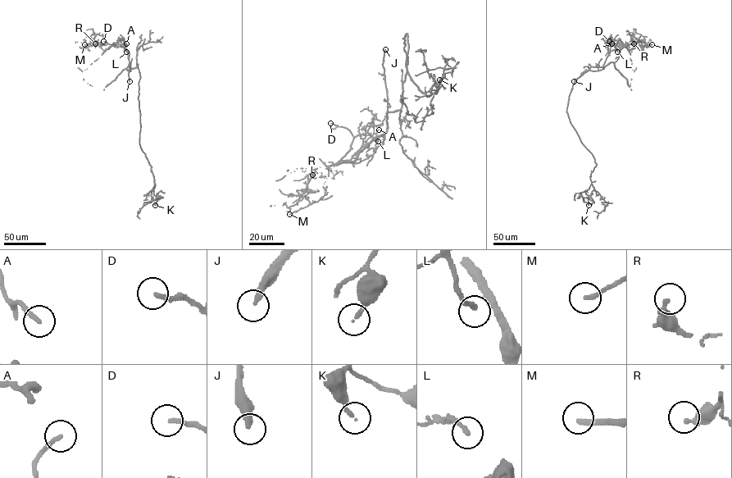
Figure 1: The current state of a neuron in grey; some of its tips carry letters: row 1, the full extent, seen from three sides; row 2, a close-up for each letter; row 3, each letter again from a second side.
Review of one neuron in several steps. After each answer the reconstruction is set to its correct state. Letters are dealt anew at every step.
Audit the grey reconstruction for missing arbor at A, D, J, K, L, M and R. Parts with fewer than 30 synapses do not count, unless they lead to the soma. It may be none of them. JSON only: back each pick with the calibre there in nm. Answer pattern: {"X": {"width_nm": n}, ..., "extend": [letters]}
{"A": {"width_nm": 180}, "J": {"width_nm": 300}, "M": {"width_nm": 220}, "extend": ["A", "J", "M"]}

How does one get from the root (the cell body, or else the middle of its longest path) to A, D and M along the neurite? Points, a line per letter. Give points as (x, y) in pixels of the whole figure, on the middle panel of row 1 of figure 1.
A: (404, 47), (407, 64), (402, 83), (402, 106), (387, 113), (384, 139), (376, 147), (379, 129)
D: (404, 47), (402, 106), (387, 113), (384, 139), (373, 154), (343, 160), (353, 135), (330, 123)
M: (404, 47), (407, 64), (402, 106), (387, 113), (382, 144), (357, 163), (339, 160), (327, 193), (289, 214)

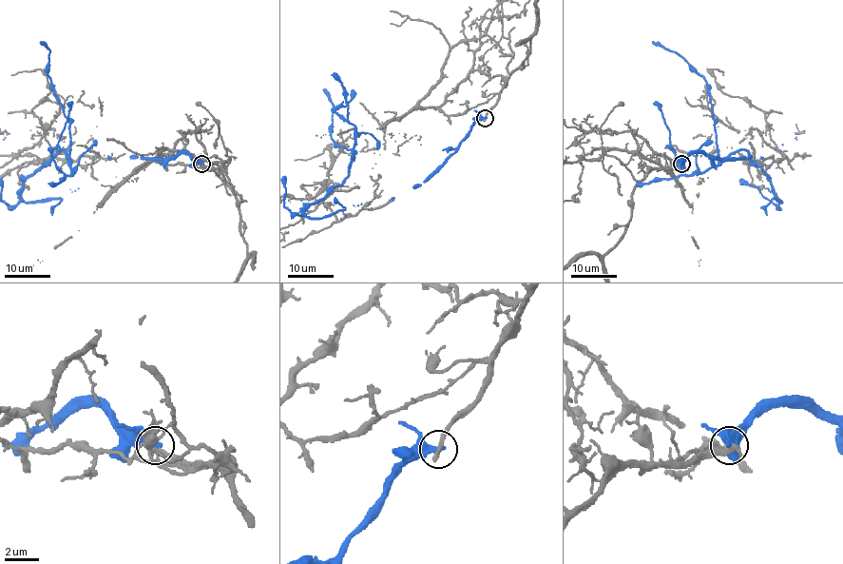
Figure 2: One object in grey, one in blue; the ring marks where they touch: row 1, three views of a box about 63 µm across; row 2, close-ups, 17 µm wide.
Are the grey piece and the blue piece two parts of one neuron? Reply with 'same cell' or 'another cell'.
another cell

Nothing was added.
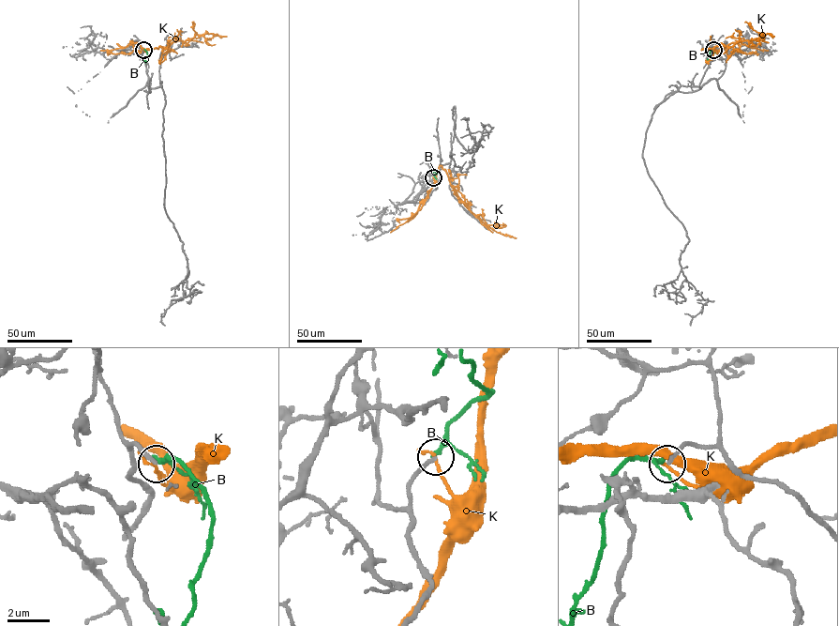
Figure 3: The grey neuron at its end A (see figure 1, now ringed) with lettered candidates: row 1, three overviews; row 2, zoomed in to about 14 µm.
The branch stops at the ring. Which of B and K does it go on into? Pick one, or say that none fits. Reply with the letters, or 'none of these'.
none of these

